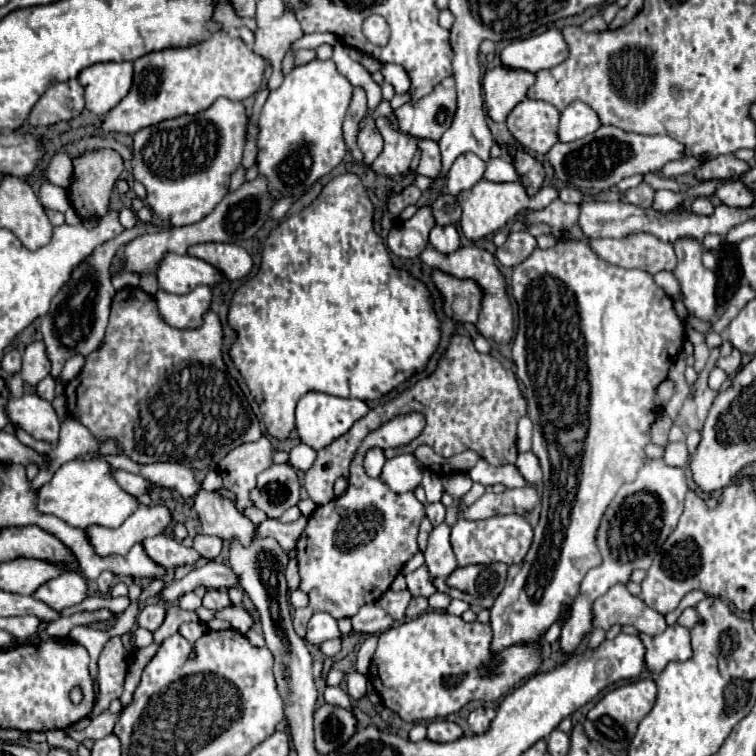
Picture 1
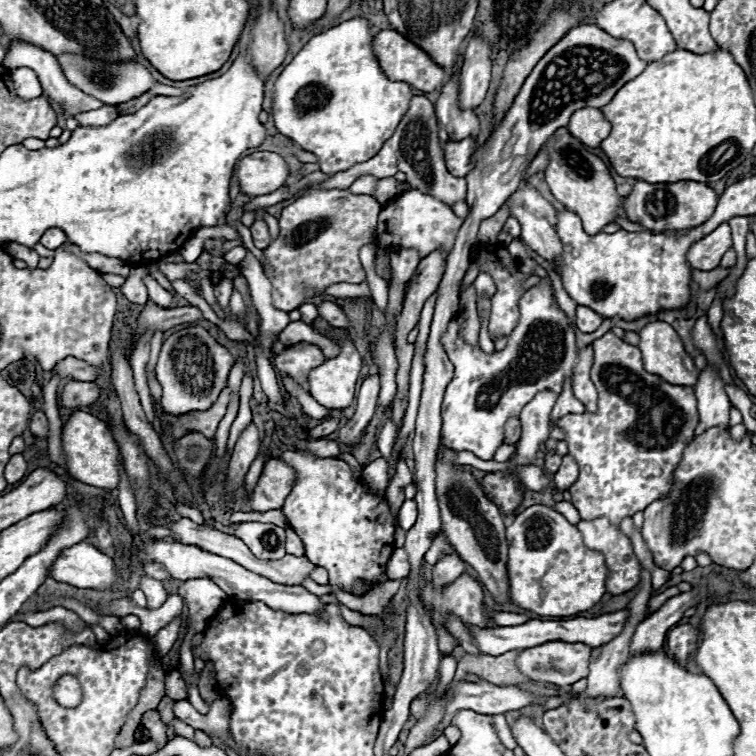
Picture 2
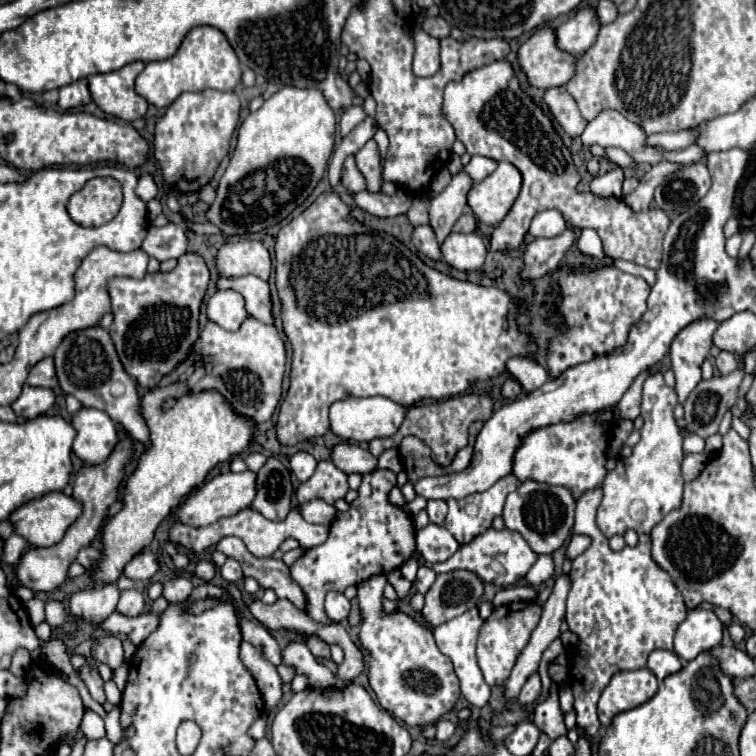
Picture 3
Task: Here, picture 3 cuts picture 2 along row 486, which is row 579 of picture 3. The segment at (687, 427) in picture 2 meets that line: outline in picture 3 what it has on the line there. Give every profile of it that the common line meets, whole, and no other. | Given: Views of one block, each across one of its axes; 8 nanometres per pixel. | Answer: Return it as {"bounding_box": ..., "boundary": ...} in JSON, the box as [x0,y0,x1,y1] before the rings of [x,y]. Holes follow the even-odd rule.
{"bounding_box":[566,490,688,736],"boundary":[[[590,490],[586,492],[578,504],[576,504],[576,516],[574,516],[574,534],[586,534],[592,538],[592,544],[586,548],[584,554],[580,554],[572,562],[570,570],[570,582],[572,588],[568,592],[568,610],[566,610],[566,622],[570,630],[580,638],[578,656],[572,660],[570,678],[568,684],[574,694],[574,710],[578,714],[578,728],[582,728],[588,736],[598,734],[600,722],[596,714],[596,704],[610,682],[610,678],[616,672],[622,670],[638,670],[646,666],[648,654],[656,648],[672,650],[672,640],[678,624],[686,618],[688,610],[684,606],[684,600],[676,586],[672,584],[670,576],[652,560],[650,556],[650,536],[642,534],[638,540],[638,546],[630,548],[626,546],[622,552],[612,552],[608,546],[608,538],[602,536],[602,532],[596,526],[596,502],[600,502],[600,492]]]}

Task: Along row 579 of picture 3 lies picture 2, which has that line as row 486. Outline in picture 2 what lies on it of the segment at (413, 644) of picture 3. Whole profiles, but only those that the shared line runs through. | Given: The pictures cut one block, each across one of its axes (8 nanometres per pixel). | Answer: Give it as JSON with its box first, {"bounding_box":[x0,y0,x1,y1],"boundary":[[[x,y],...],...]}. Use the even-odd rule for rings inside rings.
{"bounding_box":[362,458,388,492],"boundary":[[[378,458],[366,464],[362,472],[362,480],[366,480],[366,484],[374,488],[374,492],[384,492],[388,486],[388,462],[384,458]]]}

